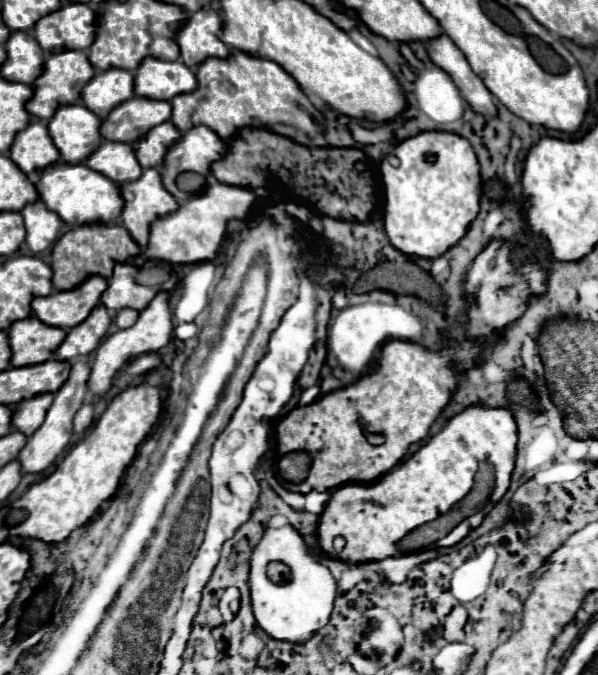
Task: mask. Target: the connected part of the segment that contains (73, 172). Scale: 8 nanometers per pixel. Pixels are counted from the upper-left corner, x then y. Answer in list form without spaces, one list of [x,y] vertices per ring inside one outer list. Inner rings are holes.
[[[55,162],[41,172],[37,190],[45,206],[61,216],[67,224],[113,224],[123,210],[123,198],[119,198],[119,186],[107,176],[91,170],[83,164]]]

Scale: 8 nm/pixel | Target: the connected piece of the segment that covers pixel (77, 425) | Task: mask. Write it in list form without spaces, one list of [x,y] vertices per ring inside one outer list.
[[[85,402],[79,412],[75,414],[75,420],[73,420],[73,432],[75,434],[83,434],[91,428],[93,424],[93,404],[91,402]]]

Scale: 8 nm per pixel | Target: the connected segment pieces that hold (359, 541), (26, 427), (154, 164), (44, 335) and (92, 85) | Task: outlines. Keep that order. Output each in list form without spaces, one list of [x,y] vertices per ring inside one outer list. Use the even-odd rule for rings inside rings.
[[[469,406],[461,414],[453,416],[447,426],[431,436],[431,440],[427,440],[411,458],[401,462],[383,478],[375,480],[373,484],[345,484],[337,488],[323,506],[323,512],[319,514],[317,546],[327,558],[353,564],[399,556],[401,552],[397,550],[397,542],[421,524],[431,522],[437,516],[453,510],[471,492],[479,464],[489,462],[495,470],[491,500],[481,506],[475,516],[463,518],[446,537],[436,542],[436,547],[455,546],[483,522],[489,506],[507,492],[511,482],[511,470],[515,466],[515,444],[517,426],[509,410]],[[335,536],[345,538],[345,548],[341,552],[333,550]]]
[[[39,394],[29,400],[23,400],[13,414],[13,428],[23,432],[25,436],[31,436],[41,424],[47,414],[47,408],[53,402],[53,394]]]
[[[163,122],[147,132],[145,138],[141,138],[135,144],[137,160],[143,168],[159,168],[159,162],[163,162],[163,154],[167,154],[167,146],[179,138],[179,130],[171,122]]]
[[[35,316],[13,322],[9,328],[9,342],[13,350],[11,366],[31,366],[55,358],[55,350],[61,346],[65,336],[65,330],[47,326]]]
[[[111,68],[97,72],[83,88],[81,100],[99,118],[105,118],[115,106],[135,96],[131,94],[131,82],[135,82],[135,76],[129,70]]]

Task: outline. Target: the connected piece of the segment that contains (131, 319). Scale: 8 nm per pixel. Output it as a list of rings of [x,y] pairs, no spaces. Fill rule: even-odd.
[[[123,308],[123,310],[119,310],[119,312],[117,312],[115,324],[123,330],[123,328],[133,326],[133,324],[137,322],[137,318],[139,318],[139,312],[137,312],[137,310],[133,310],[133,308]]]

